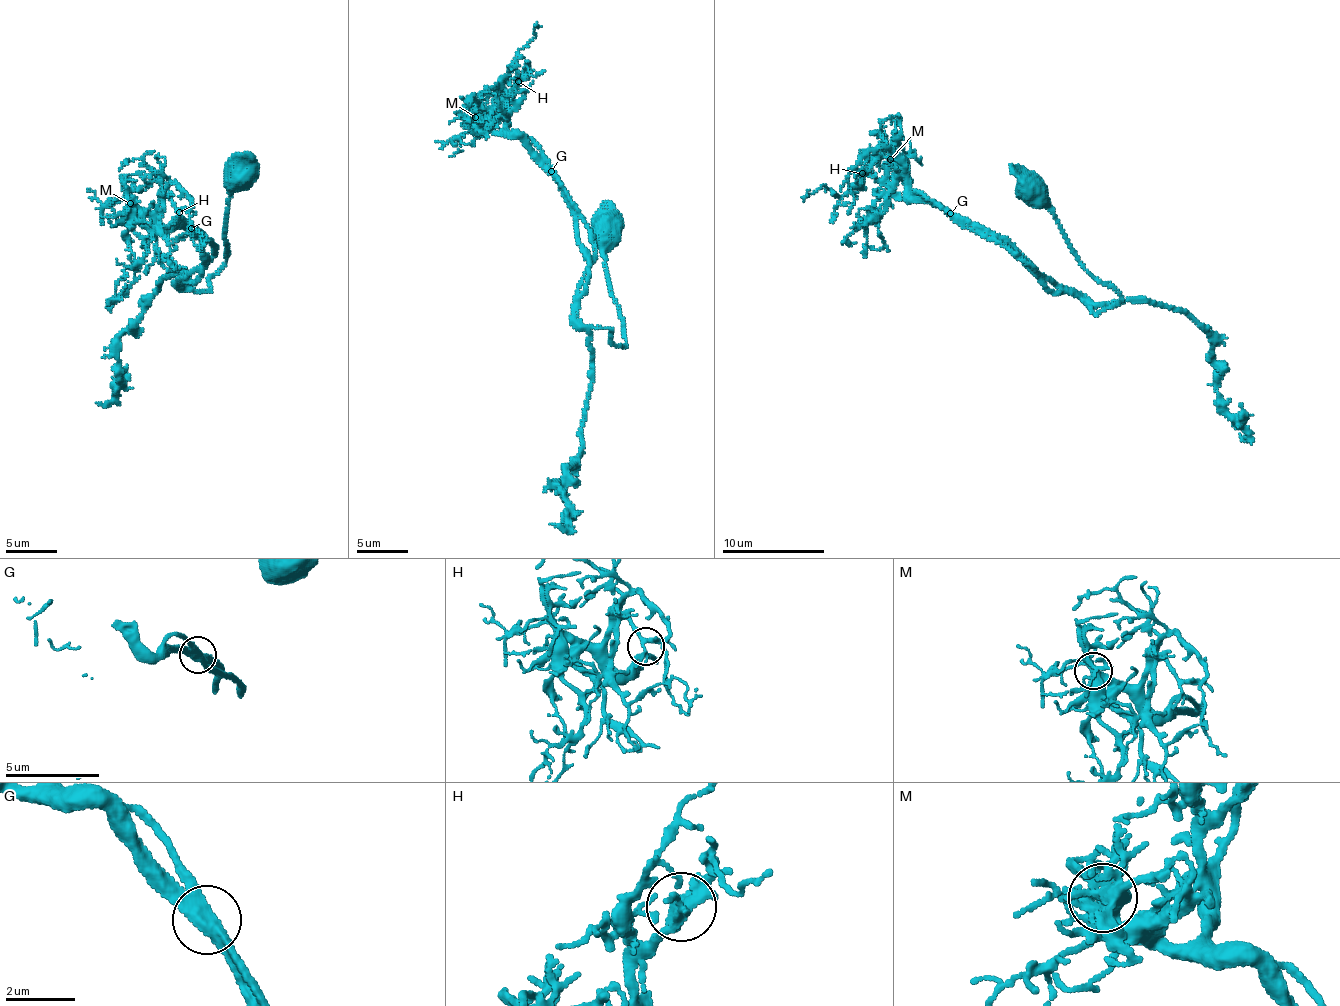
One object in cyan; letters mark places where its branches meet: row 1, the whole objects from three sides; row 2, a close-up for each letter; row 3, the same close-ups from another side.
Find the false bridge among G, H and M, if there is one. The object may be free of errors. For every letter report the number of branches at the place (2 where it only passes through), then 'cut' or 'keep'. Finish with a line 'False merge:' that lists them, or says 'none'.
G: branches 2; keep
H: branches 3; keep
M: branches 5; keep
False merge: none

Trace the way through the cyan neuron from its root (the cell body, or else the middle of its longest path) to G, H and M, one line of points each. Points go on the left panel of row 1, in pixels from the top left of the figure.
G: (241, 170), (247, 177), (229, 194), (226, 261), (207, 290), (181, 283), (205, 253), (190, 229)
H: (241, 170), (226, 261), (209, 289), (182, 287), (205, 240), (158, 219), (160, 194), (179, 212)
M: (241, 170), (226, 261), (207, 290), (181, 283), (203, 263), (205, 240), (186, 226), (162, 231), (130, 203)

